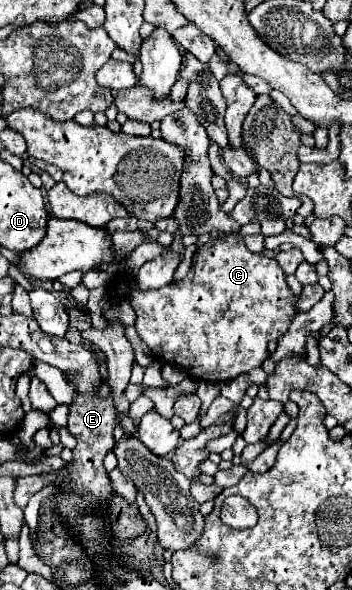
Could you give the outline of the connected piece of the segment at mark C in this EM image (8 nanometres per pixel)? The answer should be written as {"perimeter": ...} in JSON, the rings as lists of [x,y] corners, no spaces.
{"perimeter":[[[226,236],[224,240],[210,240],[200,252],[194,254],[194,264],[188,276],[180,282],[172,282],[158,290],[138,292],[134,280],[126,276],[116,276],[110,290],[116,294],[116,284],[120,292],[132,296],[132,308],[136,310],[136,330],[140,338],[150,346],[156,358],[182,366],[190,376],[208,382],[228,382],[240,374],[248,374],[252,368],[260,366],[268,356],[268,342],[278,340],[298,314],[298,300],[290,286],[286,284],[286,274],[276,260],[262,254],[248,252],[242,236]]]}

